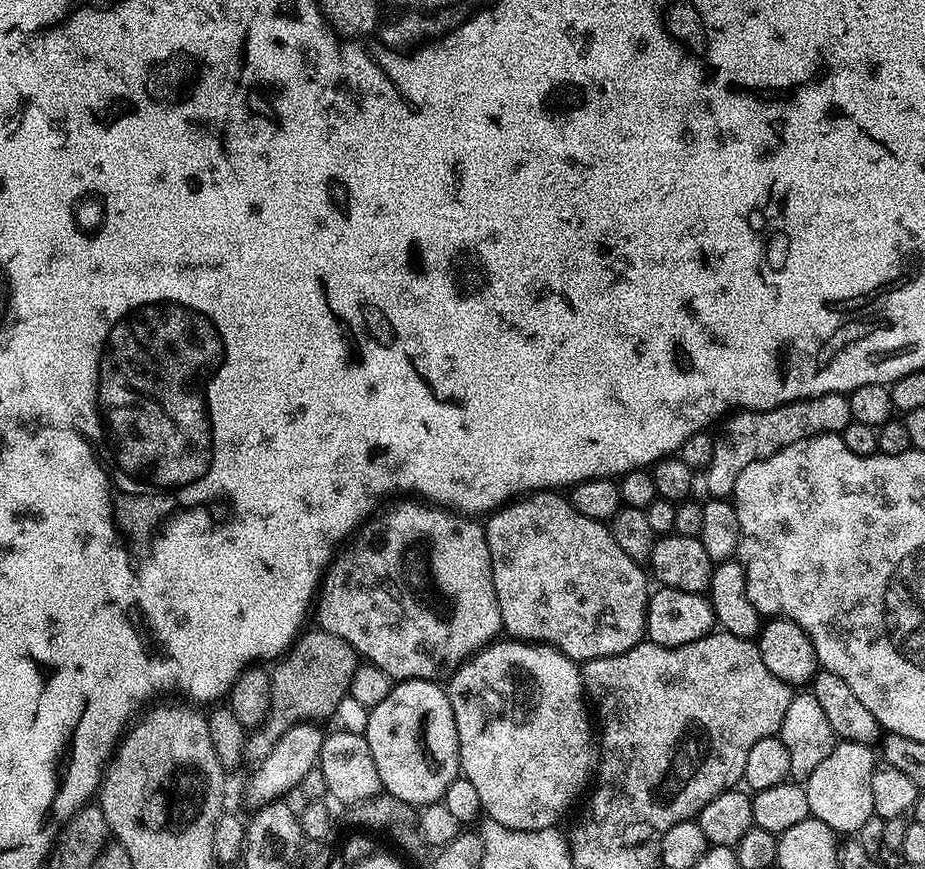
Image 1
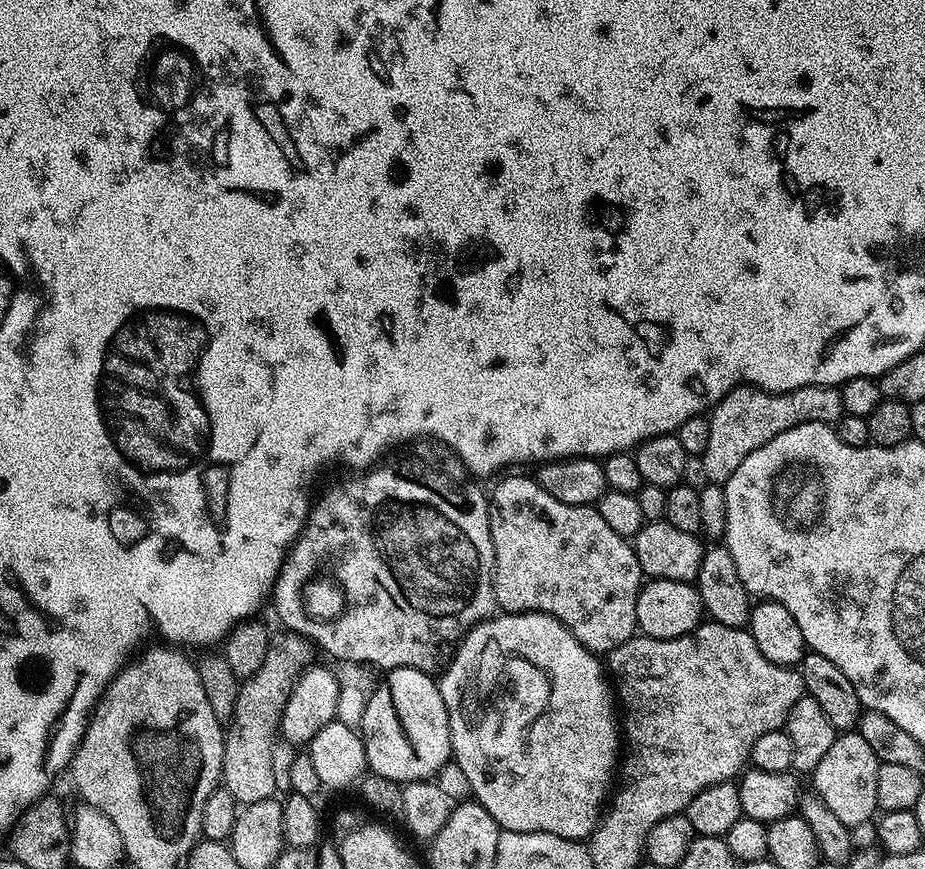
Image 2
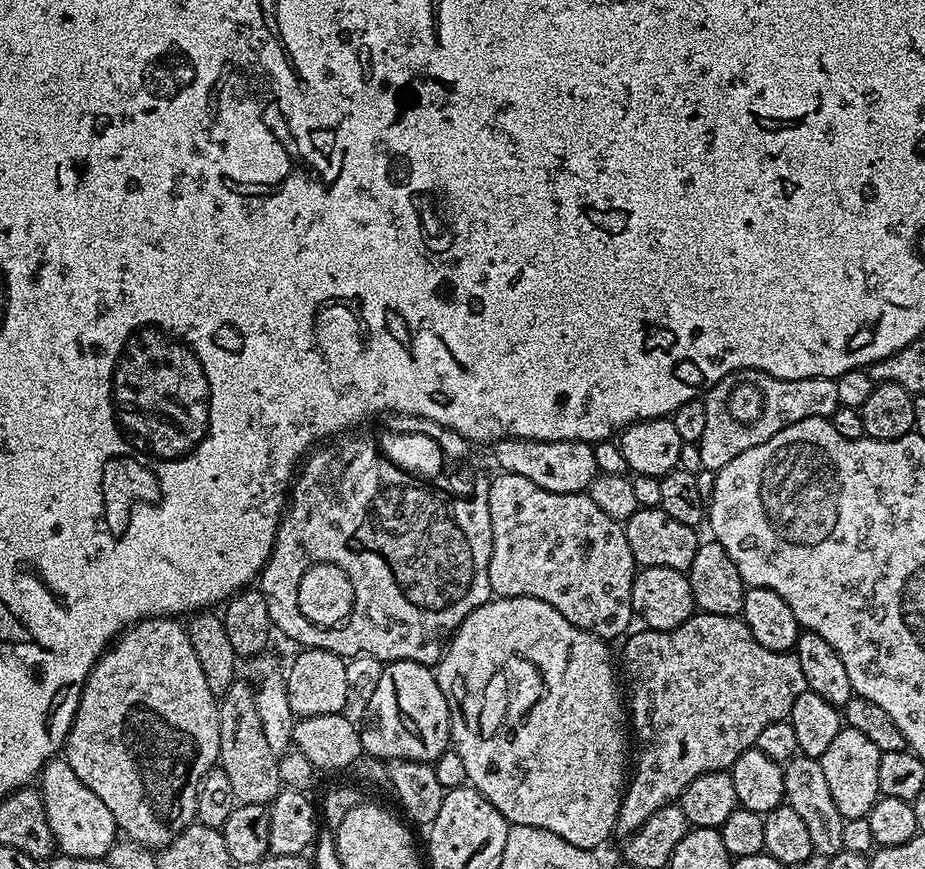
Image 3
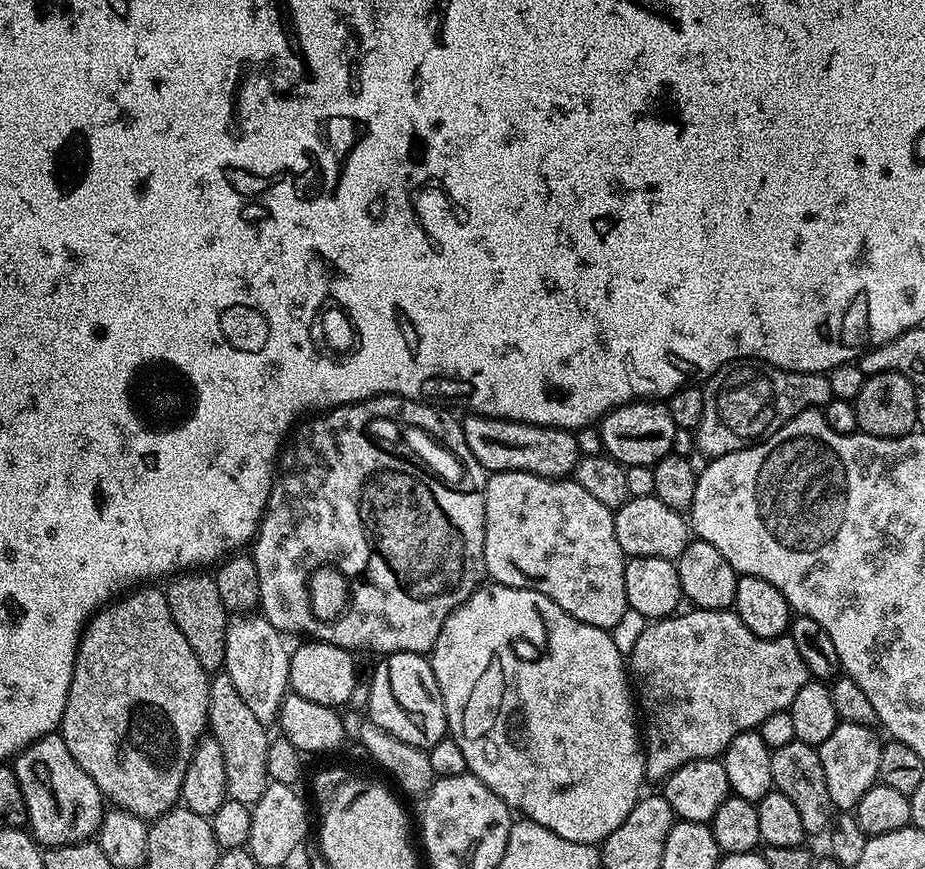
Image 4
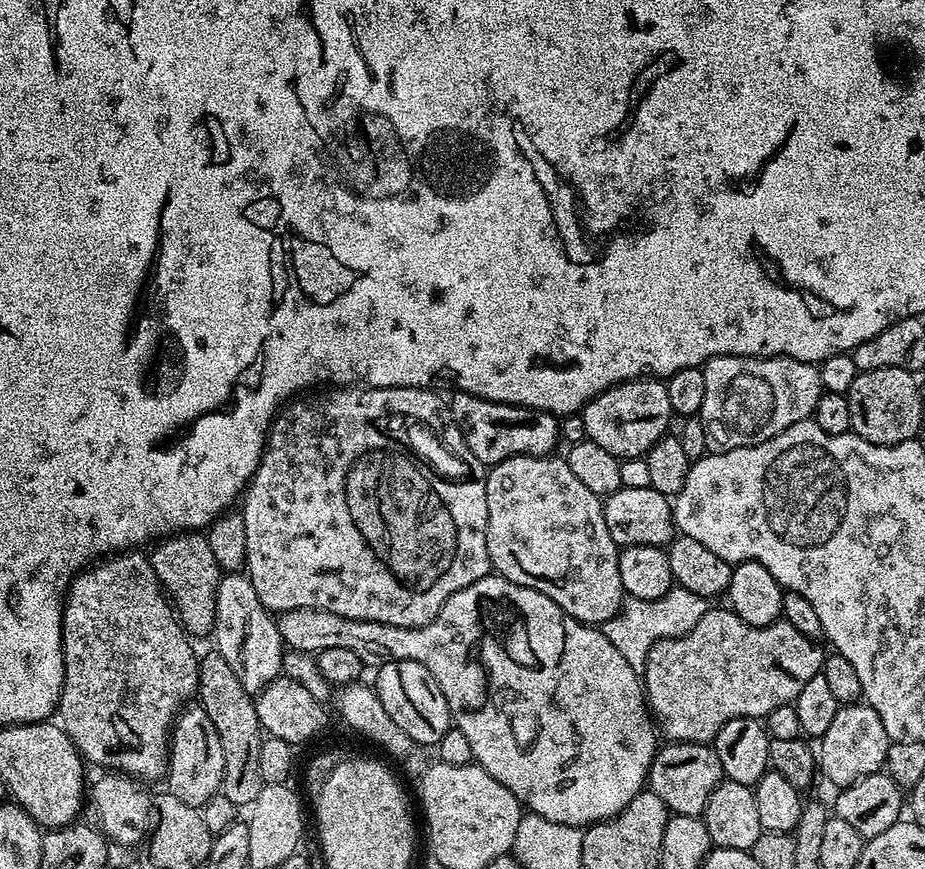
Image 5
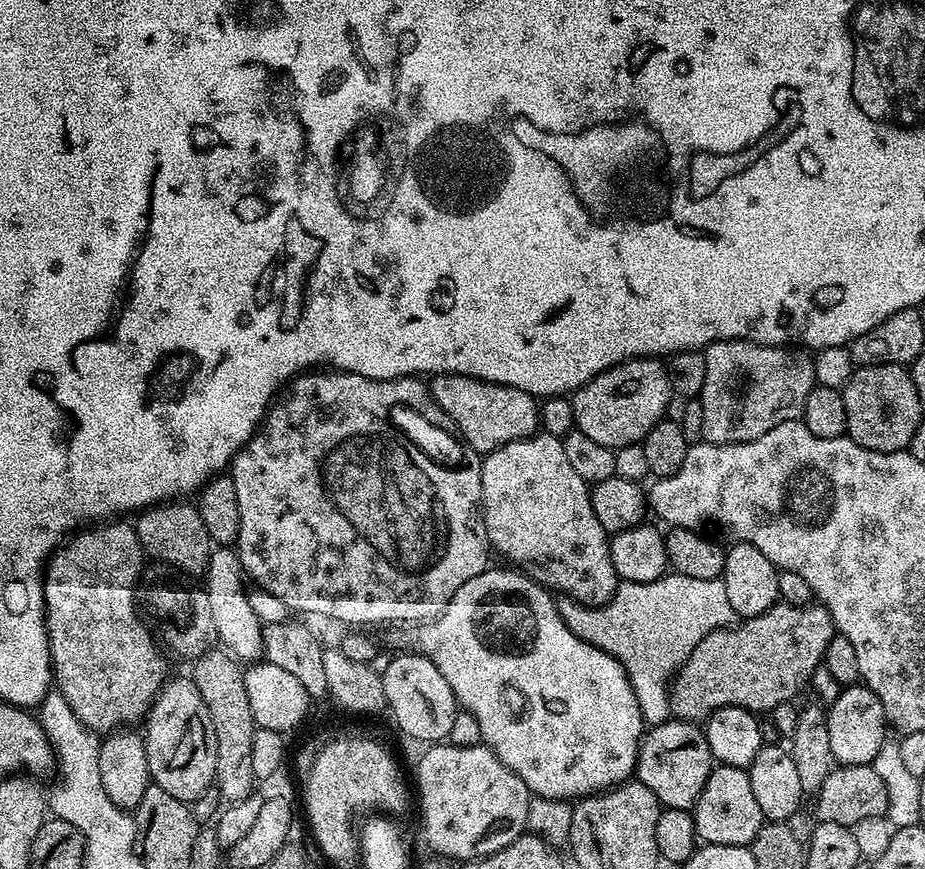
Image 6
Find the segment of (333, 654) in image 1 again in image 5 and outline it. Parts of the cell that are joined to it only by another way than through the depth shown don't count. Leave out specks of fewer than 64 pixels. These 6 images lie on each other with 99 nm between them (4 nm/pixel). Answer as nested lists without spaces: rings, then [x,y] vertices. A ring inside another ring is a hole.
[[[210,650],[205,656],[203,653],[199,661],[196,687],[198,704],[206,710],[206,714],[210,714],[210,722],[214,722],[214,730],[218,730],[222,754],[226,758],[220,792],[238,806],[251,806],[262,787],[258,774],[258,746],[262,739],[262,729],[258,722],[256,701],[252,694],[243,689],[237,675],[217,650]]]

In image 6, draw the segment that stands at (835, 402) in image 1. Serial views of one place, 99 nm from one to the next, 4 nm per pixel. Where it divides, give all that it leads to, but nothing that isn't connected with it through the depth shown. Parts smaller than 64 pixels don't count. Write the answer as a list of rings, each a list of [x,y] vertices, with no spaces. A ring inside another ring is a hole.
[[[715,340],[703,353],[706,382],[699,398],[703,409],[703,439],[707,443],[750,442],[774,430],[774,426],[803,417],[806,398],[816,384],[811,355],[788,346],[756,344],[752,340]]]

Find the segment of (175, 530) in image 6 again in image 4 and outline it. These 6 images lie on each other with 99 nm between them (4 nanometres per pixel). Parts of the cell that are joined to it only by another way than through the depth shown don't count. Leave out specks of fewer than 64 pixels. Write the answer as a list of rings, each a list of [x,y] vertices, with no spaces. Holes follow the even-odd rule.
[[[192,570],[182,572],[175,575],[168,583],[168,588],[165,589],[167,604],[171,608],[171,616],[174,618],[176,625],[186,640],[190,643],[190,648],[194,651],[198,662],[201,662],[204,670],[210,674],[217,673],[224,665],[226,654],[226,638],[227,626],[230,619],[230,613],[222,602],[221,595],[218,592],[215,577],[213,575],[204,574],[202,570]]]

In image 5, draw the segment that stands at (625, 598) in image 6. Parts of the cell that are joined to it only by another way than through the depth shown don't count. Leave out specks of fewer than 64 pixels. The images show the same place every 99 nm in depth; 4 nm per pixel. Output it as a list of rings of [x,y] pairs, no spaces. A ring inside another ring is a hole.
[[[673,586],[662,598],[625,599],[620,612],[602,625],[602,631],[606,638],[610,638],[610,642],[614,642],[618,654],[622,654],[622,658],[626,658],[626,662],[630,662],[632,668],[640,670],[643,669],[646,658],[656,643],[671,636],[686,634],[696,625],[698,618],[702,618],[702,614],[708,612],[709,607],[709,601],[705,597]]]

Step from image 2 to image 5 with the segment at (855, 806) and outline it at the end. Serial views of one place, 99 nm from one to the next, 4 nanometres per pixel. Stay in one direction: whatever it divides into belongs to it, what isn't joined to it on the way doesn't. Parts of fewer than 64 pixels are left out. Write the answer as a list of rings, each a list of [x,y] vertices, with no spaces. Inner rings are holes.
[[[867,702],[845,704],[834,714],[834,722],[830,722],[830,730],[819,737],[818,772],[837,789],[858,782],[858,778],[866,778],[870,774],[881,771],[886,762],[889,746],[886,726],[882,726],[882,718]]]

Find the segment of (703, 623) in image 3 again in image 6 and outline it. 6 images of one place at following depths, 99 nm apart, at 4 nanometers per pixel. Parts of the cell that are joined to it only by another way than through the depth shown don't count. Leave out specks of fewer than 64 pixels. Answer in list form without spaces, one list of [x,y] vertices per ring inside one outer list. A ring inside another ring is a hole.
[[[777,602],[770,610],[735,626],[718,628],[694,646],[671,681],[671,715],[677,720],[704,722],[719,708],[771,713],[779,704],[797,699],[814,670],[821,667],[826,646],[835,635],[836,624],[819,602],[807,608]]]

